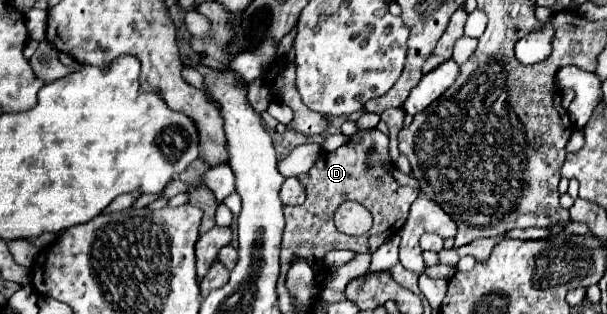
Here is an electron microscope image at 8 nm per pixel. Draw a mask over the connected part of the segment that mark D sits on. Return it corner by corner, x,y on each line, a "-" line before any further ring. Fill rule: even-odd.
399,108
385,110
379,116
383,126
387,128
391,144
389,144
387,134
383,134
379,128
371,128
363,134
359,144
341,146
335,152
323,152
319,160
315,162
315,166
299,178
307,190
307,200
303,206
285,208
285,232
283,232
283,242
281,242
281,278
285,278
291,258
295,254
303,254
303,258
307,258
313,266
317,282
321,282
325,278
325,274
321,272
323,272
323,256
327,250
339,248
339,250
353,250
353,252
375,252
385,240
394,236
391,236
391,233
401,229
409,216
411,204
420,191
410,186
401,186
385,170
385,162
391,162
391,160
395,162
399,156
397,134
403,128
403,116
405,112
401,112
-
369,148
377,148
377,158
373,160
371,168
365,168
-
389,152
391,152
391,160
389,160
-
345,200
355,200
373,214
373,228
367,234
347,236
335,228
333,214
339,208
339,204
343,204
-
387,230
391,230
391,233
387,233

